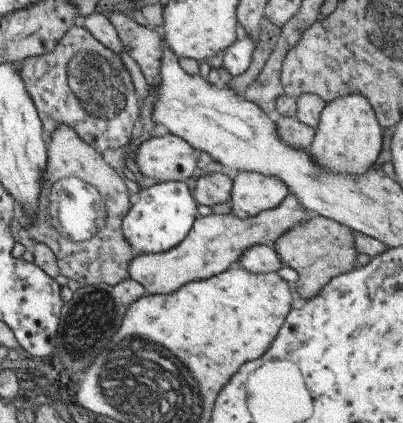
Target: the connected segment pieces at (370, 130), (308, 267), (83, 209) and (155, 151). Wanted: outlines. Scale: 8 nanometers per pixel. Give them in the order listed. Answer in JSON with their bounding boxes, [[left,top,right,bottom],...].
[[307,94,382,176],[273,215,358,300],[17,123,137,285],[135,135,201,181]]

